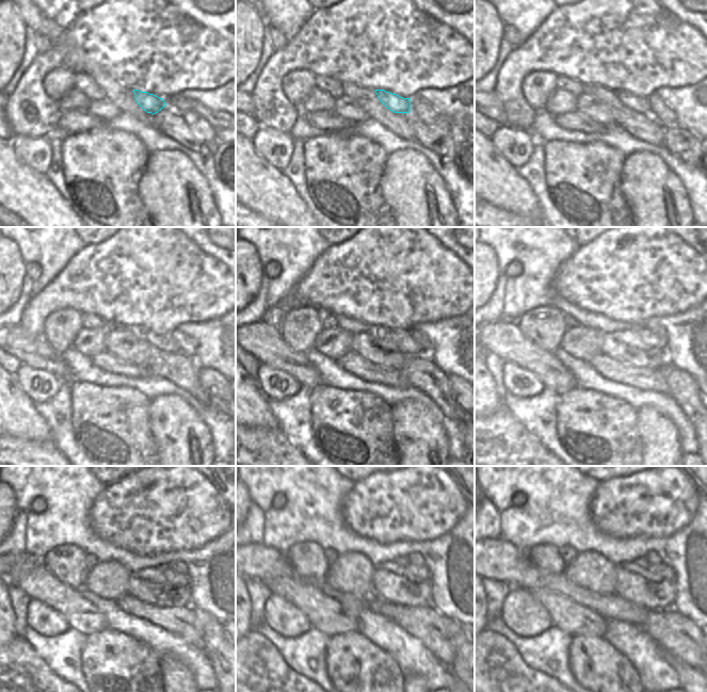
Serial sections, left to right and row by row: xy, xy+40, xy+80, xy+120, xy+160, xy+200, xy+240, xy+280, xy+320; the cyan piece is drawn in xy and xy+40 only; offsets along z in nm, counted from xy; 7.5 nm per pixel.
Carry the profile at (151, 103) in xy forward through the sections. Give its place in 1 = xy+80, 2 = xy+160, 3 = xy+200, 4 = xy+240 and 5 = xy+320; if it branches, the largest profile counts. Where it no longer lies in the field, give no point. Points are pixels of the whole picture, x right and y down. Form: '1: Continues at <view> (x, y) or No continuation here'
1: Continues at xy+80 (637, 103)
2: Continues at xy+160 (403, 340)
3: Continues at xy+200 (647, 337)
4: Continues at xy+240 (172, 577)
5: Continues at xy+320 (665, 572)

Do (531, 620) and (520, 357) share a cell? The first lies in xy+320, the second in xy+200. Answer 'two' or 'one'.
two

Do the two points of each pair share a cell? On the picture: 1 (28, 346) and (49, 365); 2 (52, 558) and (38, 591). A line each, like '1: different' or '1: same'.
1: same
2: different

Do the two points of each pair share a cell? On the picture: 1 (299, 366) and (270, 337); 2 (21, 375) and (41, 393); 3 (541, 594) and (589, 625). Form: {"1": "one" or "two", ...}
{"1": "one", "2": "one", "3": "one"}

